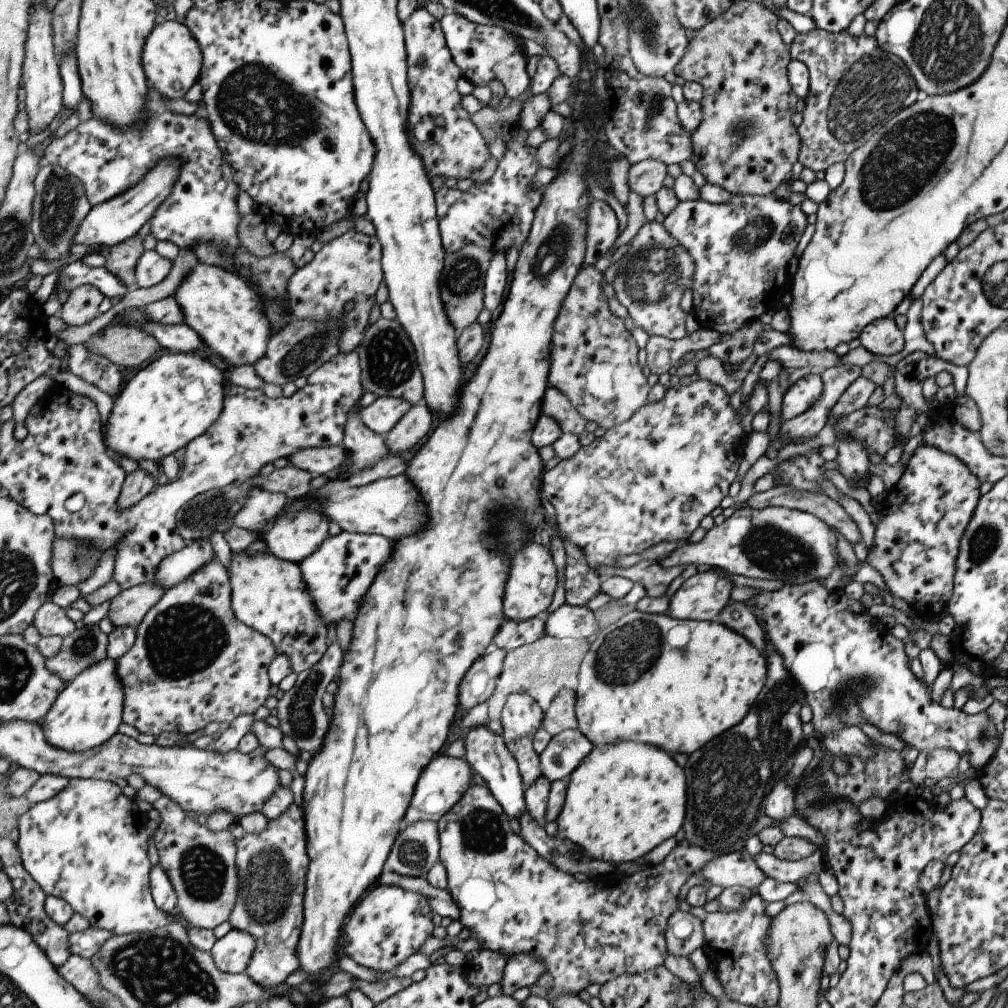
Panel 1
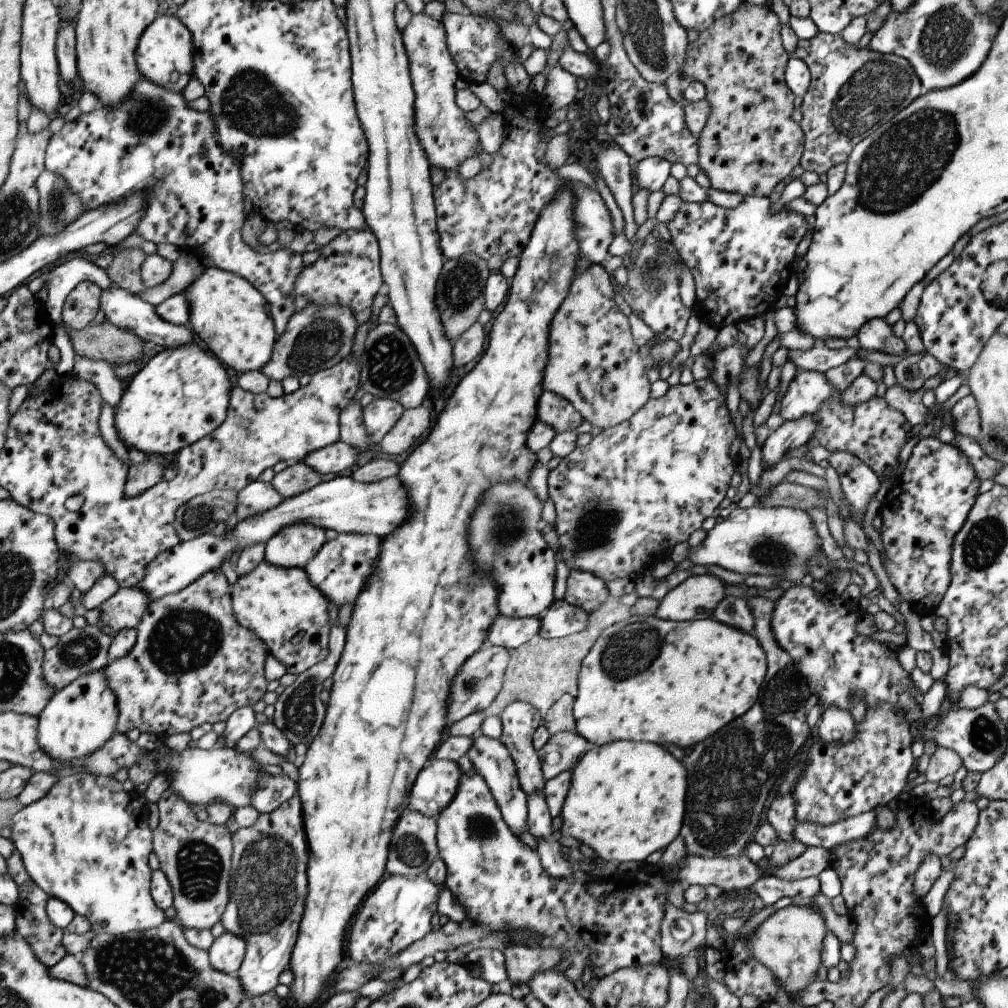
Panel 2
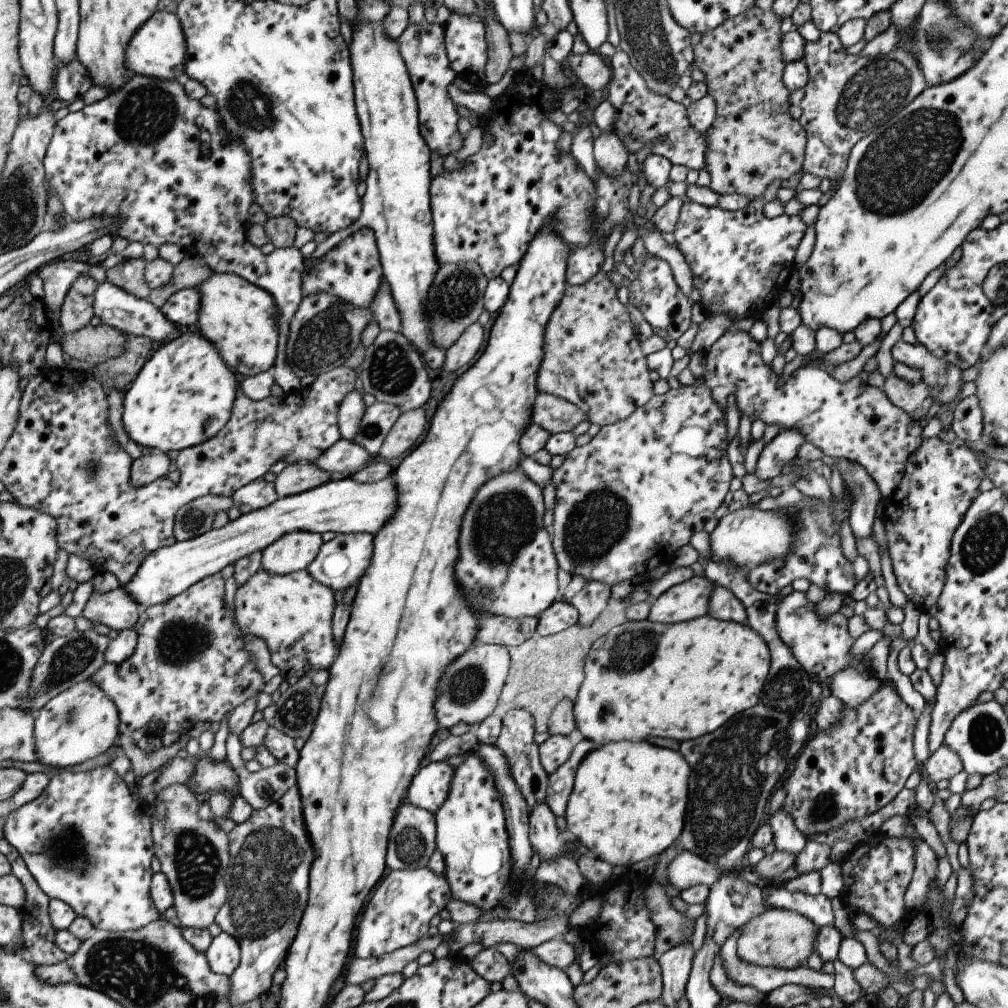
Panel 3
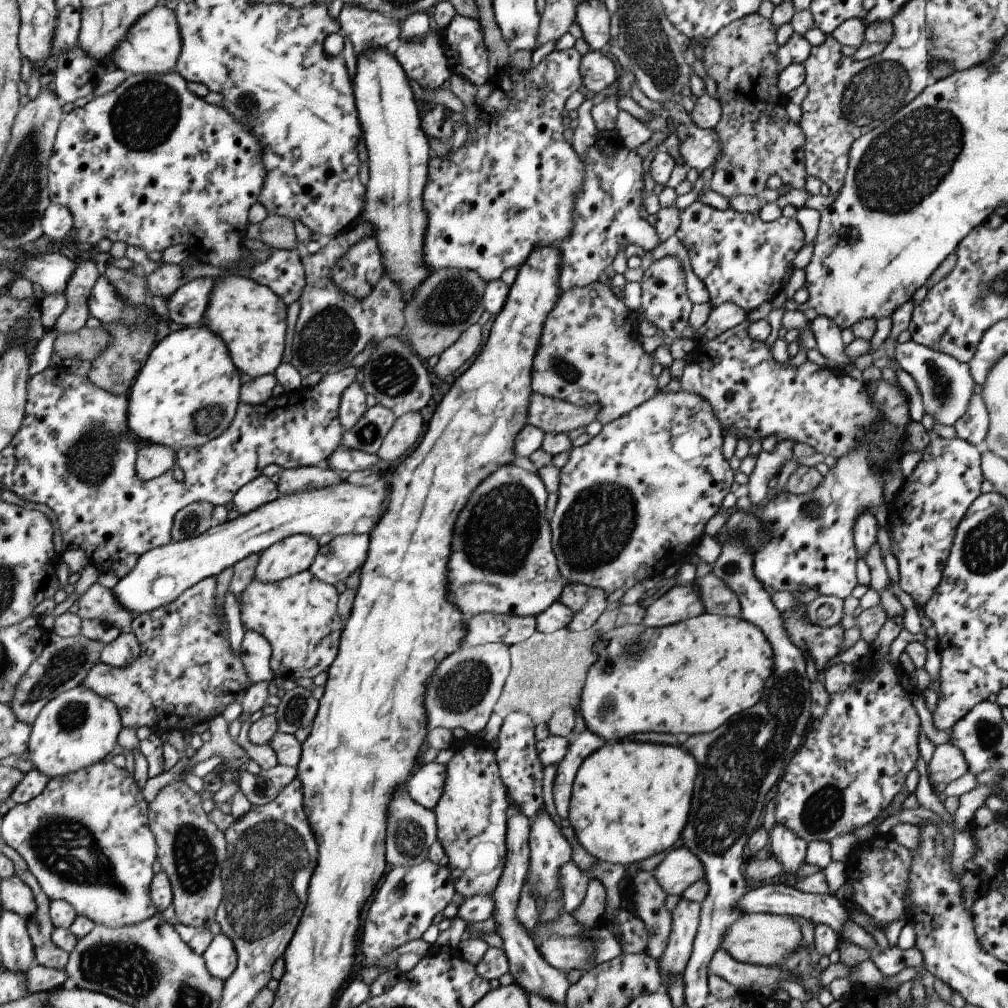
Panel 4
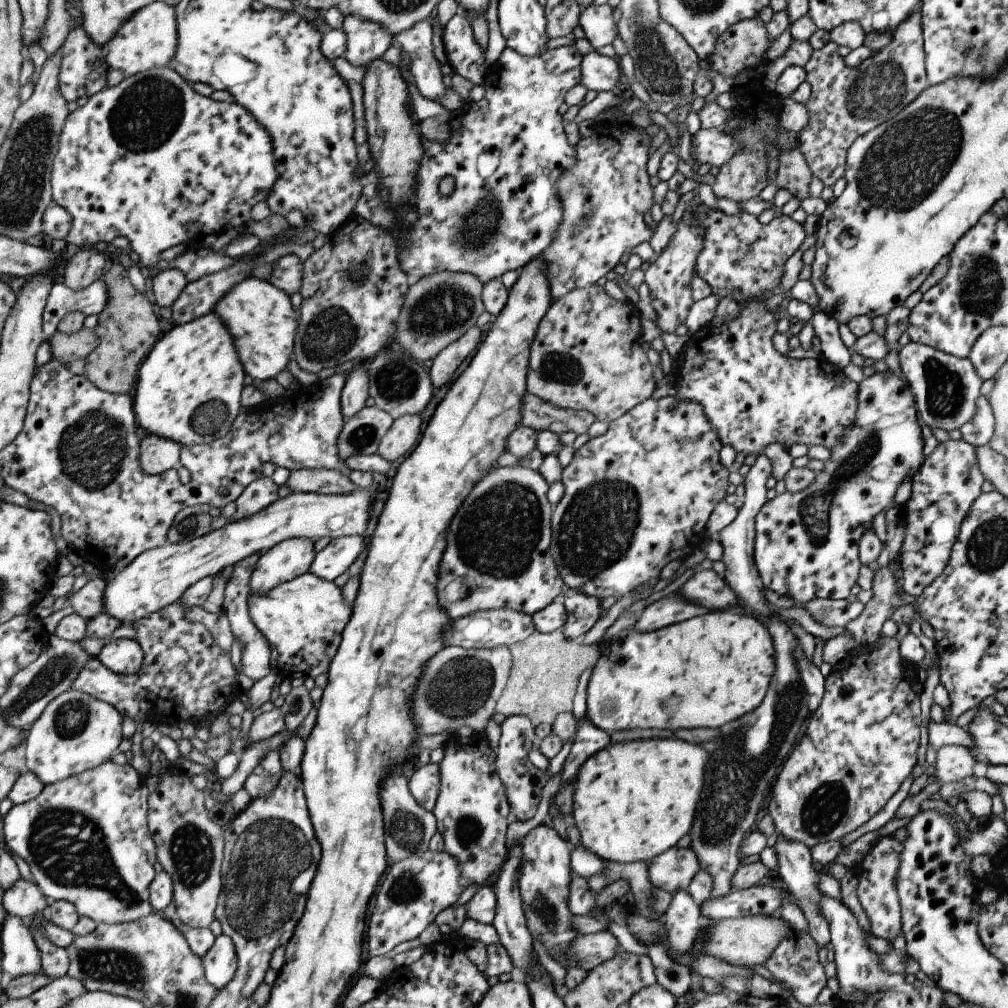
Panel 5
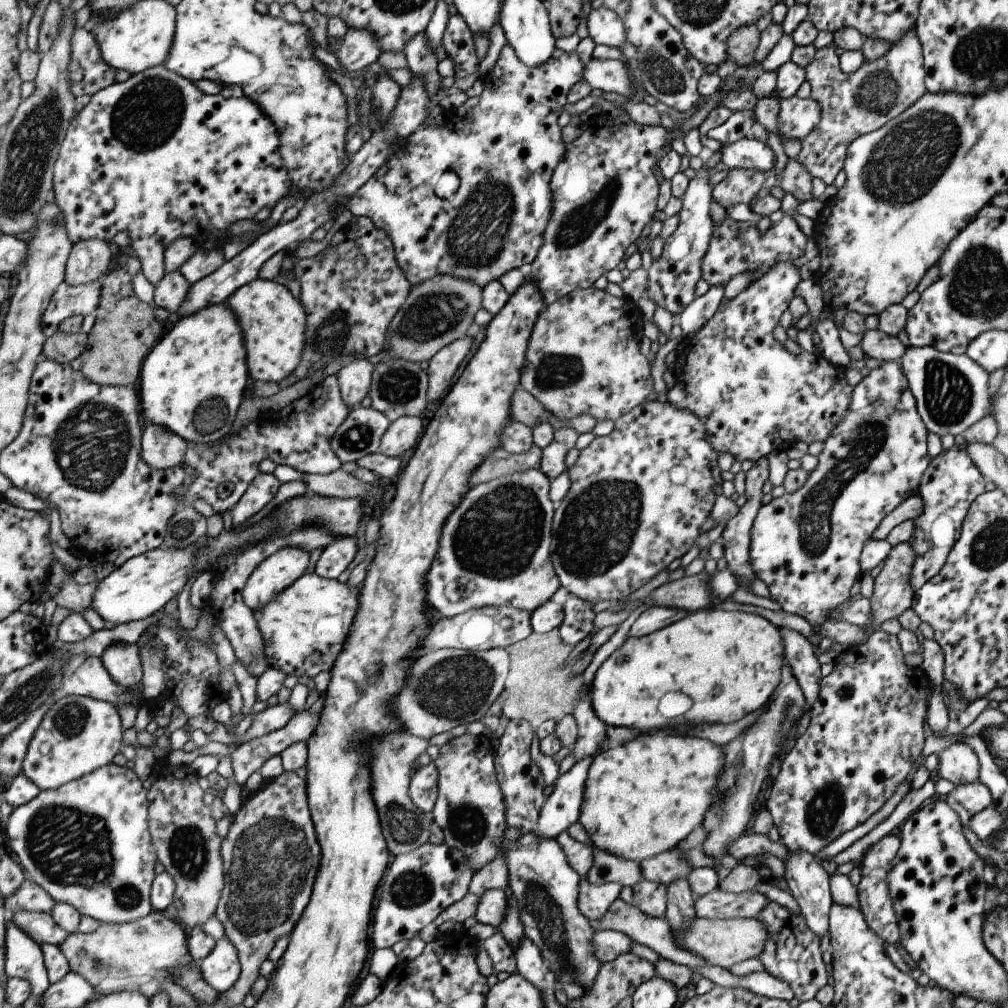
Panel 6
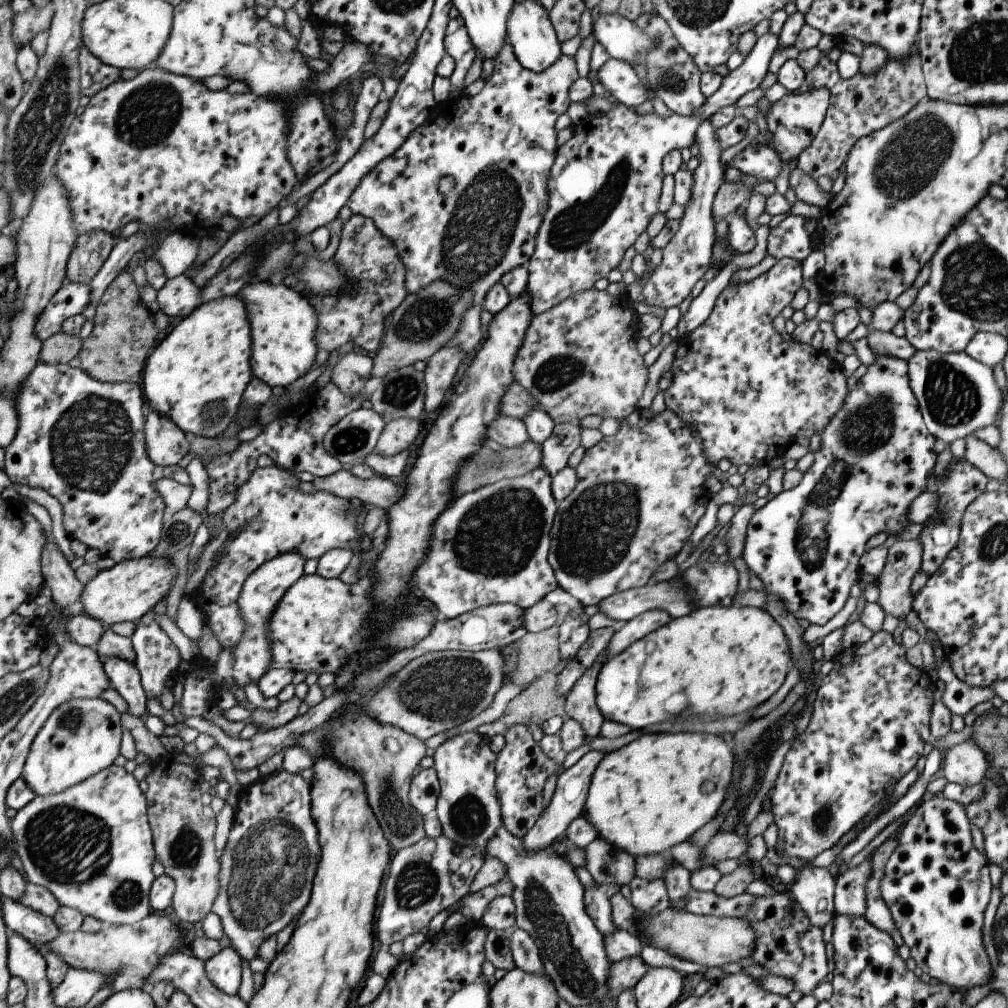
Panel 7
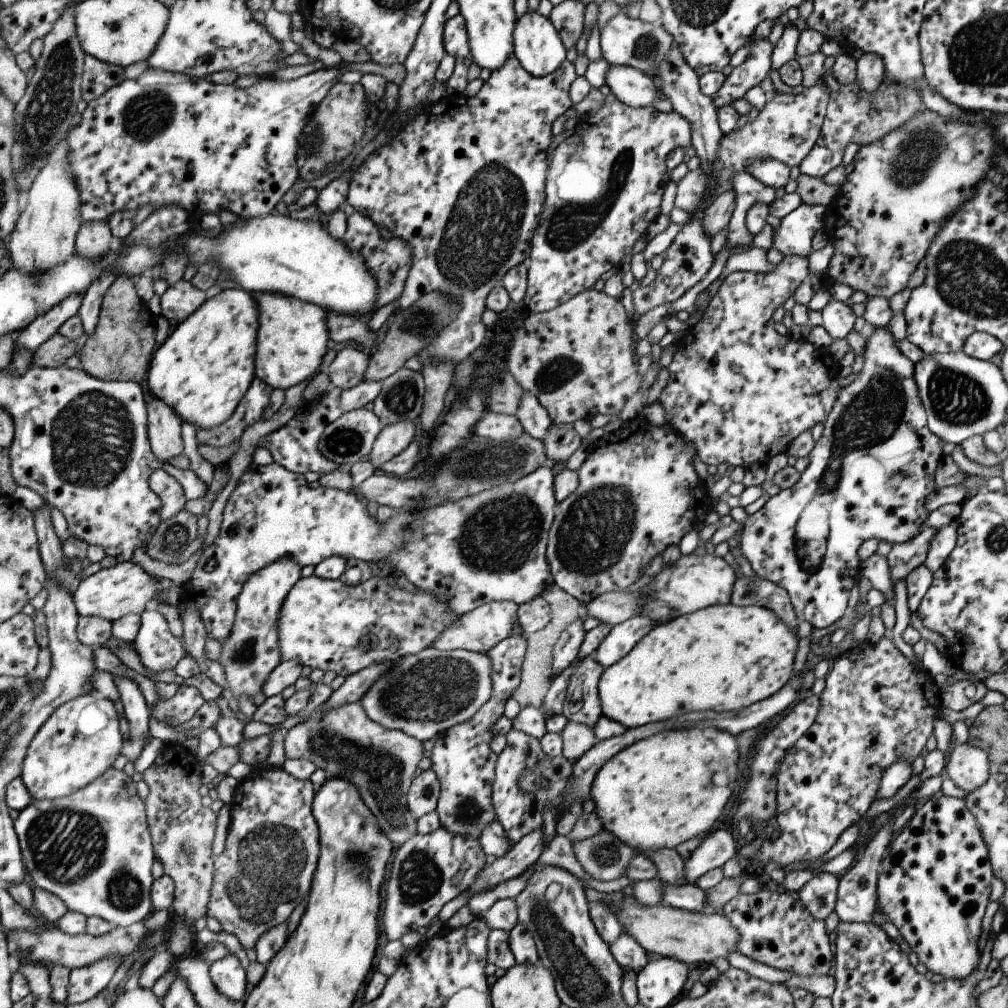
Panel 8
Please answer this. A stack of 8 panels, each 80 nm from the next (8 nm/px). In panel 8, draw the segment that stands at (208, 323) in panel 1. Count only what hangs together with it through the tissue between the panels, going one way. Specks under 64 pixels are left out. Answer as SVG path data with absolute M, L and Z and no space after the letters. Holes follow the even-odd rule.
M251 294L251 298L255 298L257 310L259 310L259 328L256 330L255 337L254 376L273 389L281 390L309 378L309 374L317 370L326 353L328 332L323 310L315 304L299 302L295 298L283 298L281 294Z

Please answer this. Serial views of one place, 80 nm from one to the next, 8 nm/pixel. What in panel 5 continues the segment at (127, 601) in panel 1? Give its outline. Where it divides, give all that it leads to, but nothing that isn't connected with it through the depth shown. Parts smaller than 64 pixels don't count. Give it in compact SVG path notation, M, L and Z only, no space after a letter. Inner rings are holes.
M101 575L94 580L90 580L79 591L71 595L66 596L67 602L71 604L75 612L79 613L85 620L90 621L94 618L94 614L103 612L106 610L105 591L107 588L107 582Z

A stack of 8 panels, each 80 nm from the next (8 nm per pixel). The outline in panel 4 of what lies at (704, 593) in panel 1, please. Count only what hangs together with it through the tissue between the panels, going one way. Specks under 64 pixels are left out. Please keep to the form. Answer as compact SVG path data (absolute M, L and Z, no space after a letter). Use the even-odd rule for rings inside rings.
M692 583L690 586L674 585L645 610L641 624L655 628L700 616L704 613L704 605L698 587Z

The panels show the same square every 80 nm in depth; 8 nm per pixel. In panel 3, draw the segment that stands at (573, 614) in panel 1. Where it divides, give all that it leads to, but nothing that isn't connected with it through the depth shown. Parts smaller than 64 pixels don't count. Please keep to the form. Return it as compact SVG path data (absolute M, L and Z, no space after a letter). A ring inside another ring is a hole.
M553 602L537 619L536 634L549 636L571 628L577 623L577 610L569 604Z

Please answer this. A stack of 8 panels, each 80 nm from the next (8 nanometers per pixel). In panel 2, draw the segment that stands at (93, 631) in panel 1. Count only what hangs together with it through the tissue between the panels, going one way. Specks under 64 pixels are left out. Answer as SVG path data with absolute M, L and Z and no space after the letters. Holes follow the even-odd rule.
M87 625L82 629L73 628L59 639L56 646L47 650L43 662L43 676L47 684L53 688L53 694L61 692L83 674L104 670L107 664L112 662L109 658L111 640L111 634L105 634L99 626Z

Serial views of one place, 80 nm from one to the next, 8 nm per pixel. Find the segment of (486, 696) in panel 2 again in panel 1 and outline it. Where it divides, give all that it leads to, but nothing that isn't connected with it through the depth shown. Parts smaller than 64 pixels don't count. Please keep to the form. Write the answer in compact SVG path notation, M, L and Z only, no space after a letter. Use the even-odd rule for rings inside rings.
M497 648L489 654L475 658L475 662L467 668L457 686L459 708L468 712L474 706L489 700L501 674L505 653L505 650Z

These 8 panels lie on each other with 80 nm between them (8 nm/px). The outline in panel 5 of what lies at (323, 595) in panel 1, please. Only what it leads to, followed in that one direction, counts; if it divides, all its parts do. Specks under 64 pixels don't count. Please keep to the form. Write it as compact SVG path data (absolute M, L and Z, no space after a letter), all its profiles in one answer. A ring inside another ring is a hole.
M347 535L330 540L330 543L316 552L309 572L326 581L335 580L359 556L367 545L367 538L361 535Z

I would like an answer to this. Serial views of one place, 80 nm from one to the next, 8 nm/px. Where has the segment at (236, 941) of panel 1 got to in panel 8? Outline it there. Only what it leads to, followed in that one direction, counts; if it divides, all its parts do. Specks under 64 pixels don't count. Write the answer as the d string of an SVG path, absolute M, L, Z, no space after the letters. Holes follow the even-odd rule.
M233 953L214 960L208 965L208 975L213 986L231 1001L243 1001L245 992L245 971Z

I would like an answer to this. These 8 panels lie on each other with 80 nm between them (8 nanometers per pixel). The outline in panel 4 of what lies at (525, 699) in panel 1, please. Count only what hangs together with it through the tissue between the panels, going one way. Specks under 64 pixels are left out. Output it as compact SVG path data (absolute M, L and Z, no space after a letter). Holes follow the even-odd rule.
M520 711L511 712L502 720L497 736L497 748L494 756L498 767L498 774L507 796L529 821L543 808L542 800L542 765L536 754L534 725L527 714Z

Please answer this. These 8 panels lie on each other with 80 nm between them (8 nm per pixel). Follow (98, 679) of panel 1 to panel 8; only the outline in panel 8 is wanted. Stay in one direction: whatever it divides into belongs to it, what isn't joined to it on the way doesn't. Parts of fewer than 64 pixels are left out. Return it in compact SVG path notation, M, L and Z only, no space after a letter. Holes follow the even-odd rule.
M96 693L77 697L60 706L35 735L24 760L21 777L34 800L55 800L69 796L72 792L90 785L97 777L101 777L111 769L113 760L119 756L119 750L122 750L121 734L117 724L119 720L111 700L101 698Z

